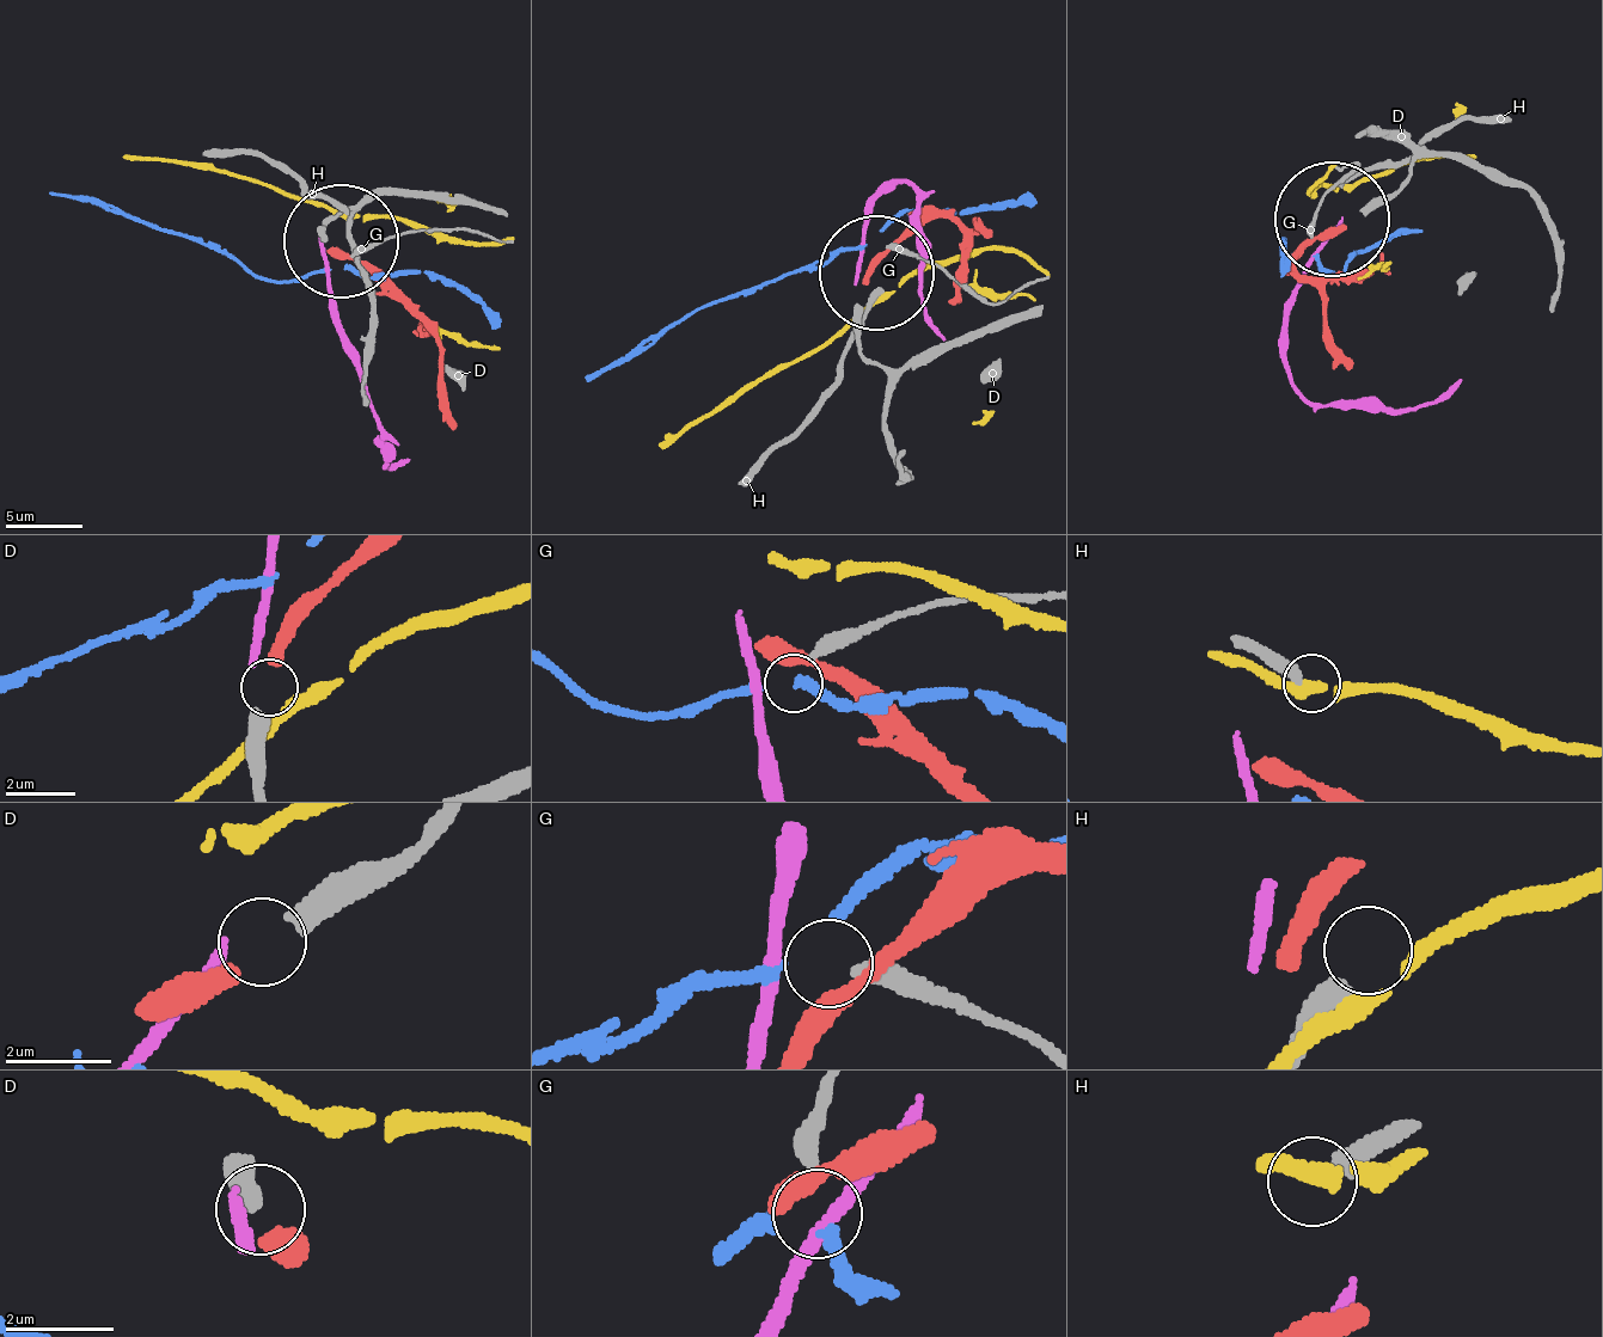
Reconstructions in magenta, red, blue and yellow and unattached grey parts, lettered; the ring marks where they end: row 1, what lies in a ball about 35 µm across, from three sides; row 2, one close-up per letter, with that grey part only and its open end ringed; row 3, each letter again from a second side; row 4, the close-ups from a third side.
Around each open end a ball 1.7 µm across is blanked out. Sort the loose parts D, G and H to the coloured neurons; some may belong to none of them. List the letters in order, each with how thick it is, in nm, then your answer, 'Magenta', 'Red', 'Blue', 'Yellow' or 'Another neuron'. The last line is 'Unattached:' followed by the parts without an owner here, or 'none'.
D: Thickness 480 nm. Red
G: Thickness 360 nm. Another neuron
H: Thickness 400 nm. Another neuron
Unattached: G, H

